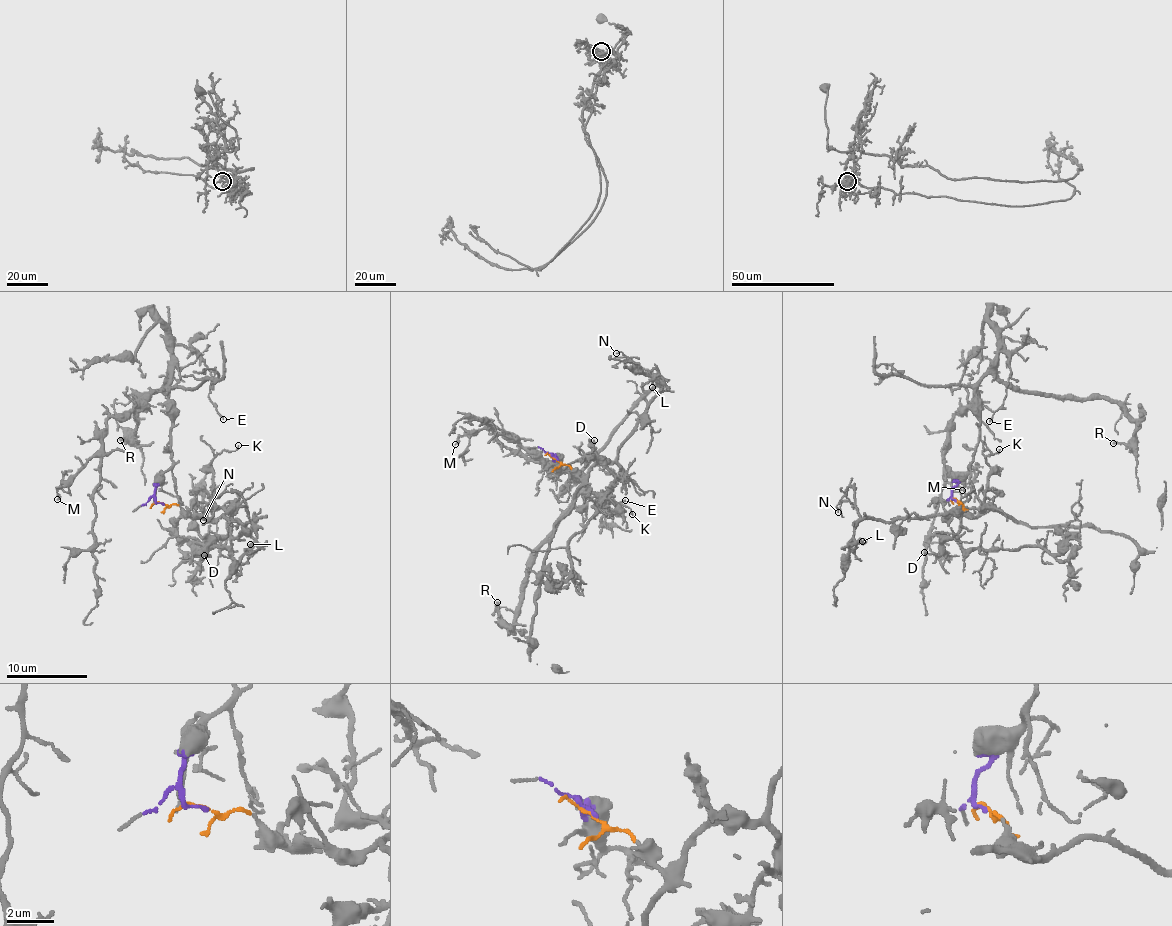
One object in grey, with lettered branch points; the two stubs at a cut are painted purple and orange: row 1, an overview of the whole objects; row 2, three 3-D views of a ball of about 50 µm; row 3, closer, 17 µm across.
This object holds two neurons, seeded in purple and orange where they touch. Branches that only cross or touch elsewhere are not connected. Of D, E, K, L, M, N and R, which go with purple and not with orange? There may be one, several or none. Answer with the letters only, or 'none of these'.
E, M, R

